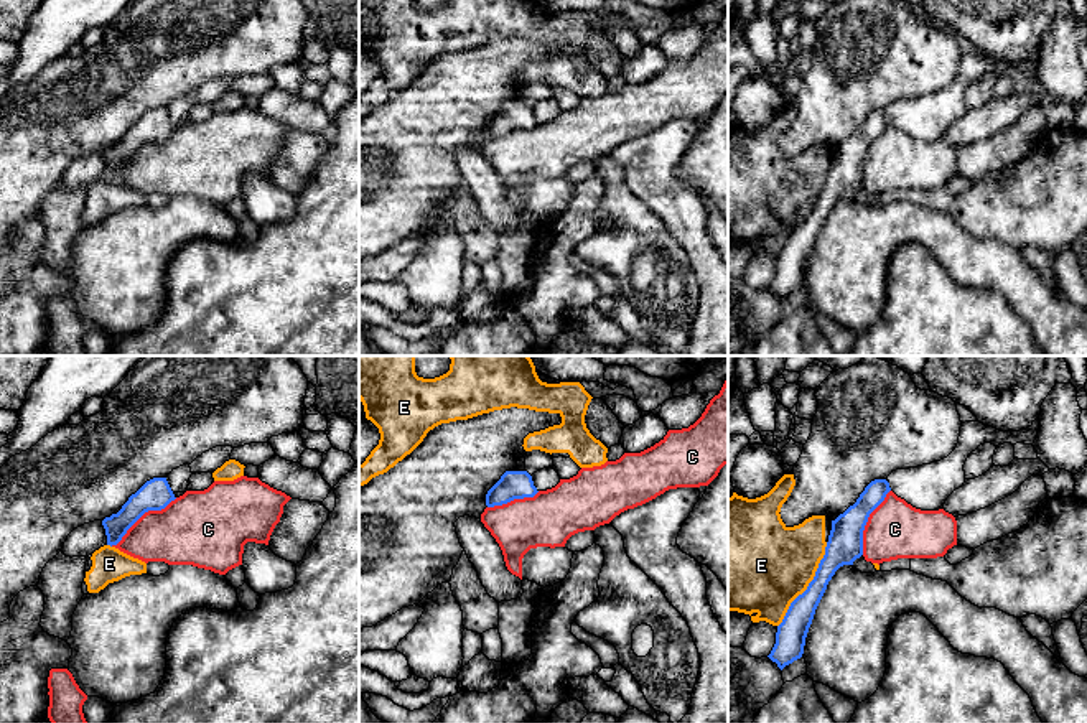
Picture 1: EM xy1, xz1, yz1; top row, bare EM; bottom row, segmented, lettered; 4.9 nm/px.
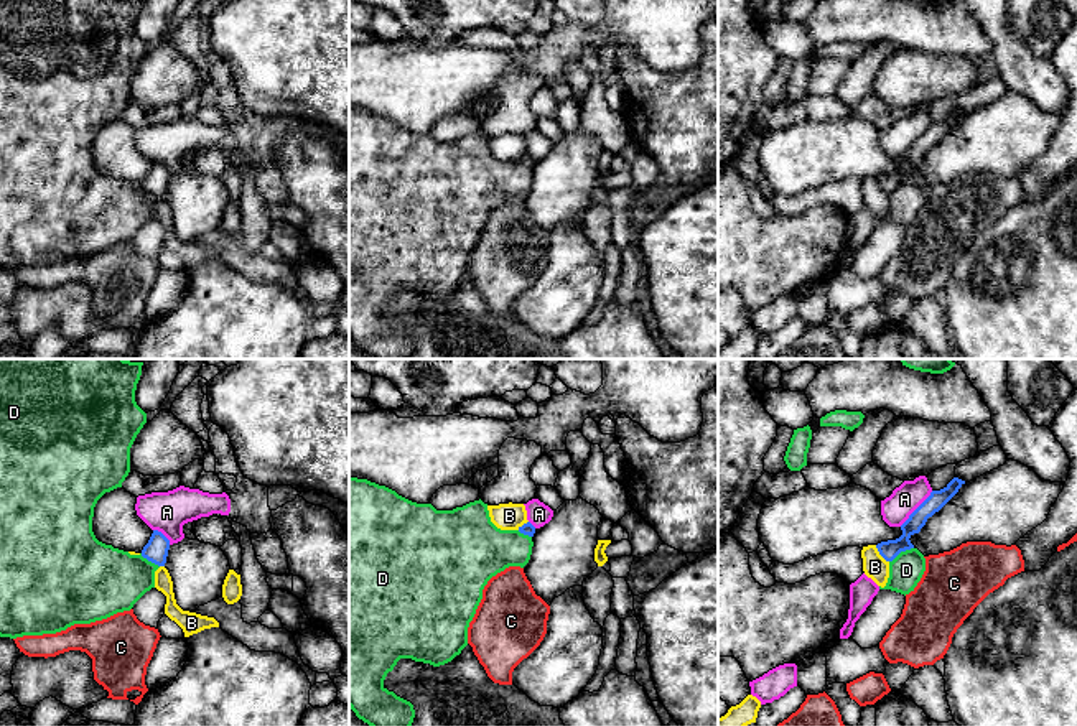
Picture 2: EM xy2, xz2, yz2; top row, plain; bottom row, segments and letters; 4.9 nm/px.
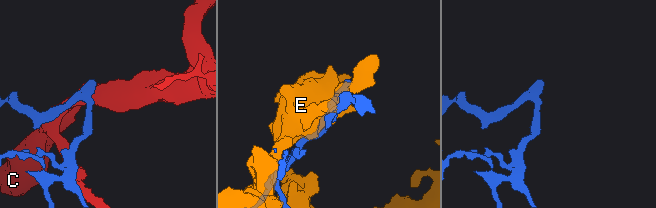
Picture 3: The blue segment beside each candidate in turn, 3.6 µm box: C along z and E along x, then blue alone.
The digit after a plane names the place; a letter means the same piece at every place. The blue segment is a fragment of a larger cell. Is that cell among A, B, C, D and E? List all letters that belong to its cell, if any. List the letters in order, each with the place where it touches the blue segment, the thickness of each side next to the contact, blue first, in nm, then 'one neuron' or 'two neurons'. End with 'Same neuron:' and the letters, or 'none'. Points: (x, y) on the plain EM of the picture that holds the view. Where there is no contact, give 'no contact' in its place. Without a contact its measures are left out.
A: meets blue in yz2 at (916, 140); 90 nm thick on the blue side, 140 nm on the other; two neurons
B: meets blue in yz2 at (880, 185); 90 nm thick on the blue side, 120 nm on the other; two neurons
C: meets blue in xy1 at (142, 145); 160 nm thick on the blue side, 340 nm on the other; two neurons
D: meets blue in yz2 at (901, 181); 90 nm thick on the blue side, 160 nm on the other; two neurons
E: meets blue in yz1 at (809, 216); 170 nm thick on the blue side, 460 nm on the other; two neurons
Same neuron: none

